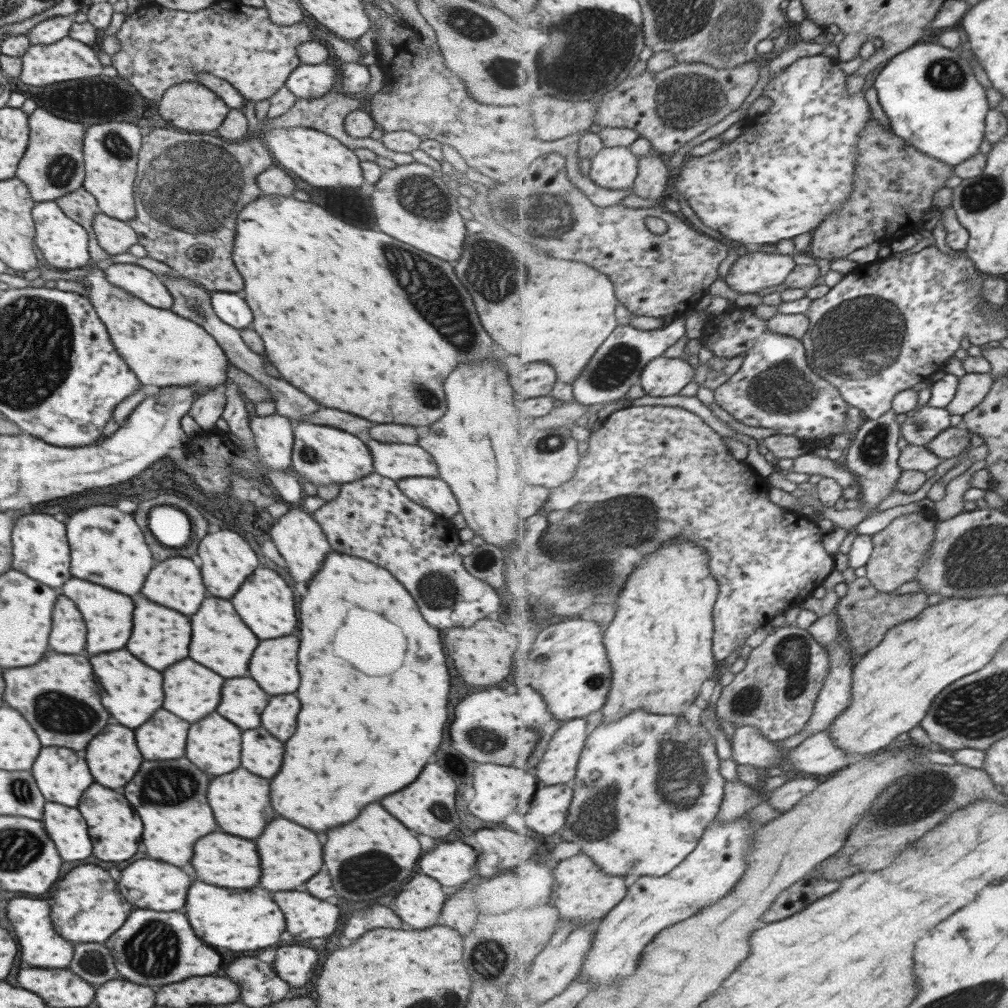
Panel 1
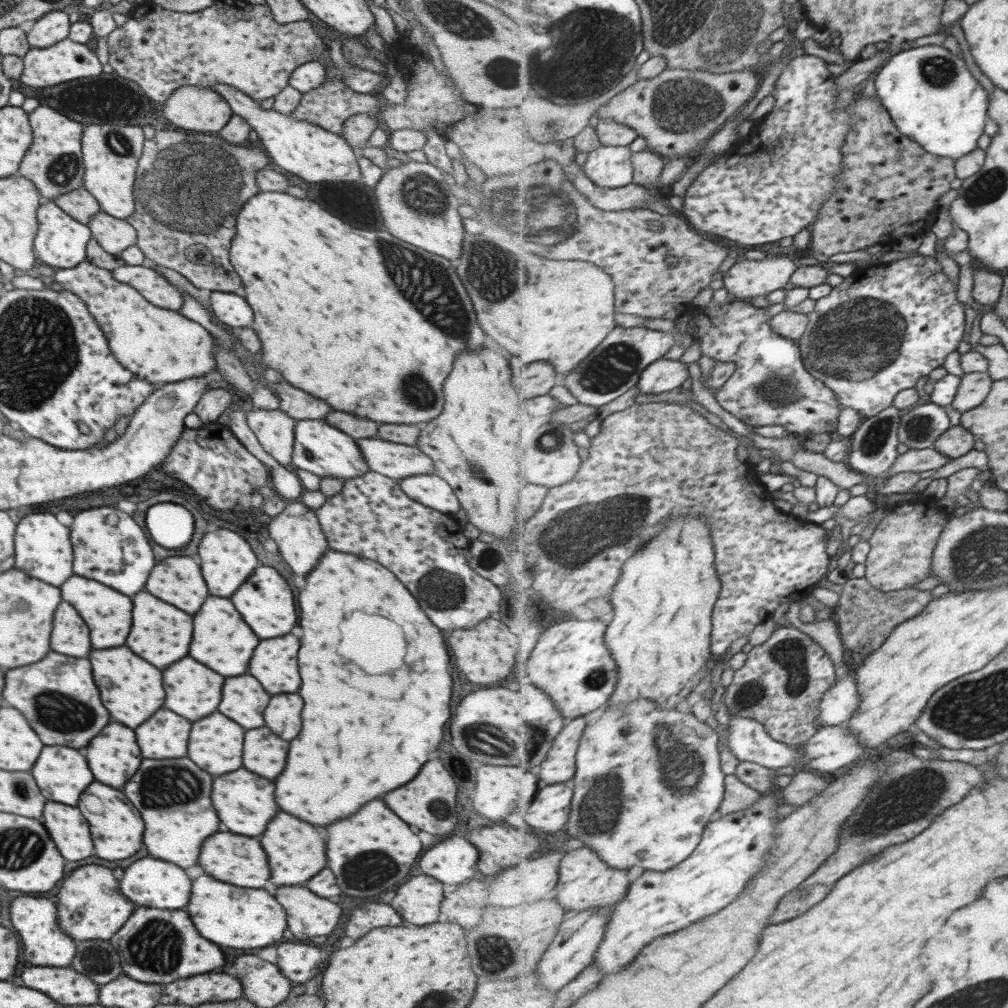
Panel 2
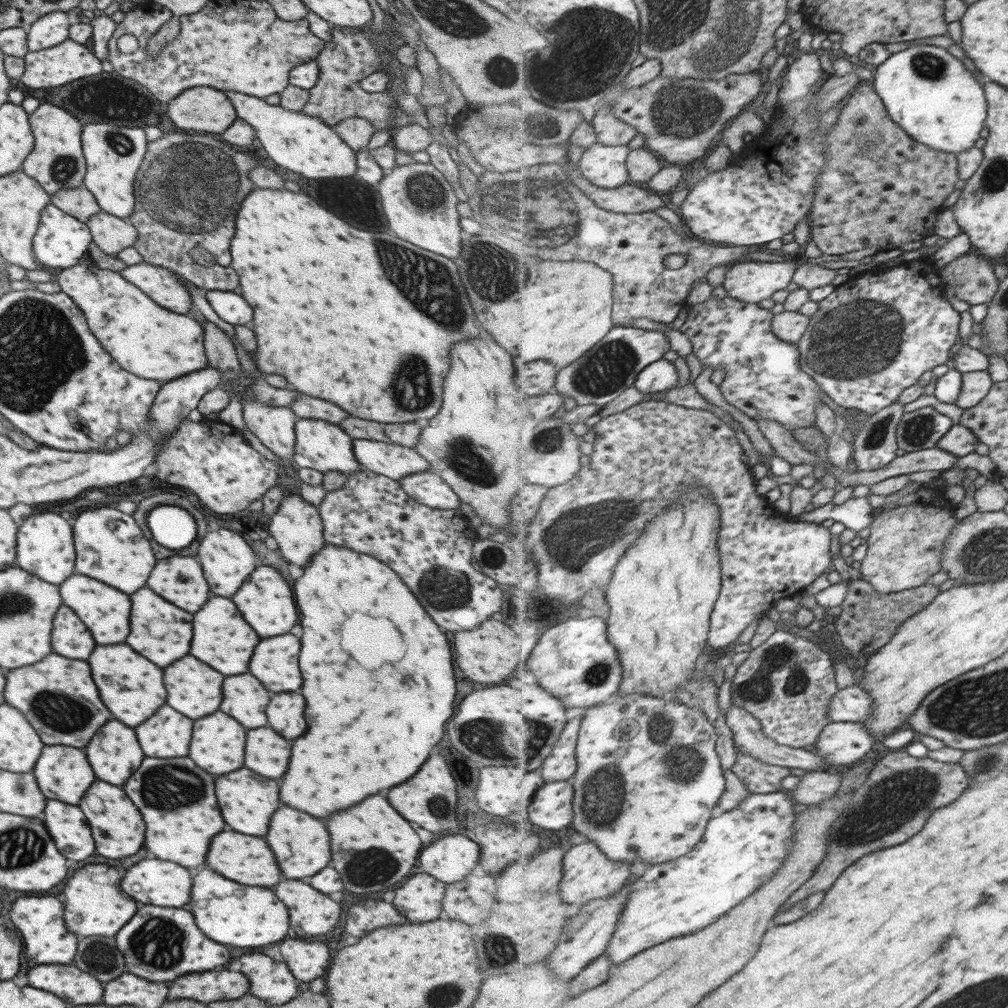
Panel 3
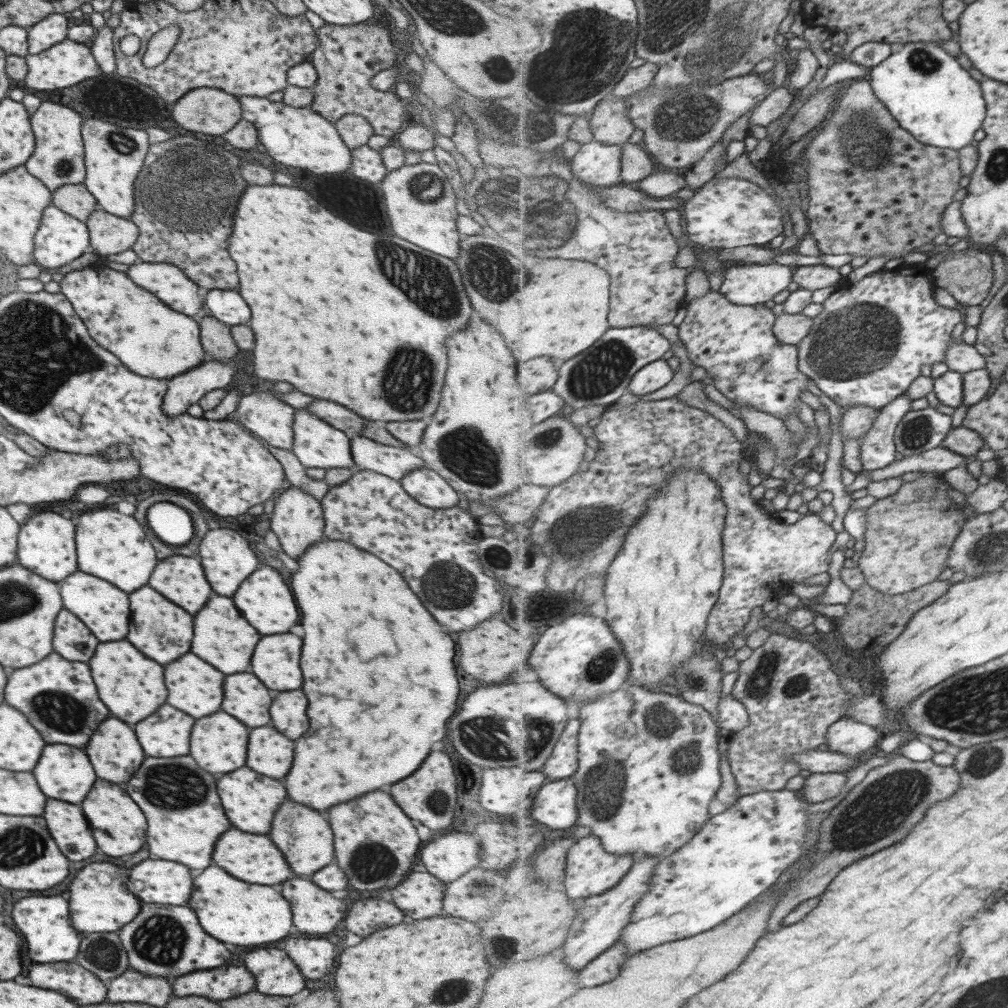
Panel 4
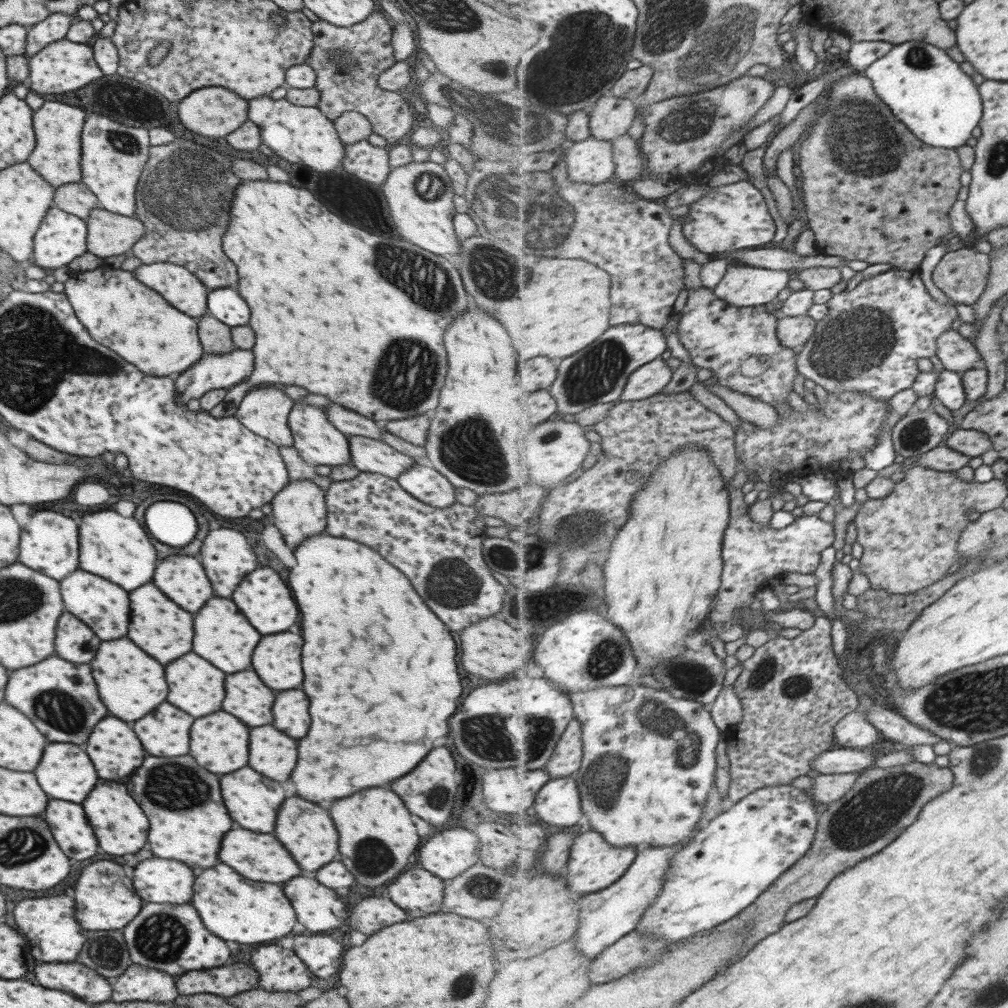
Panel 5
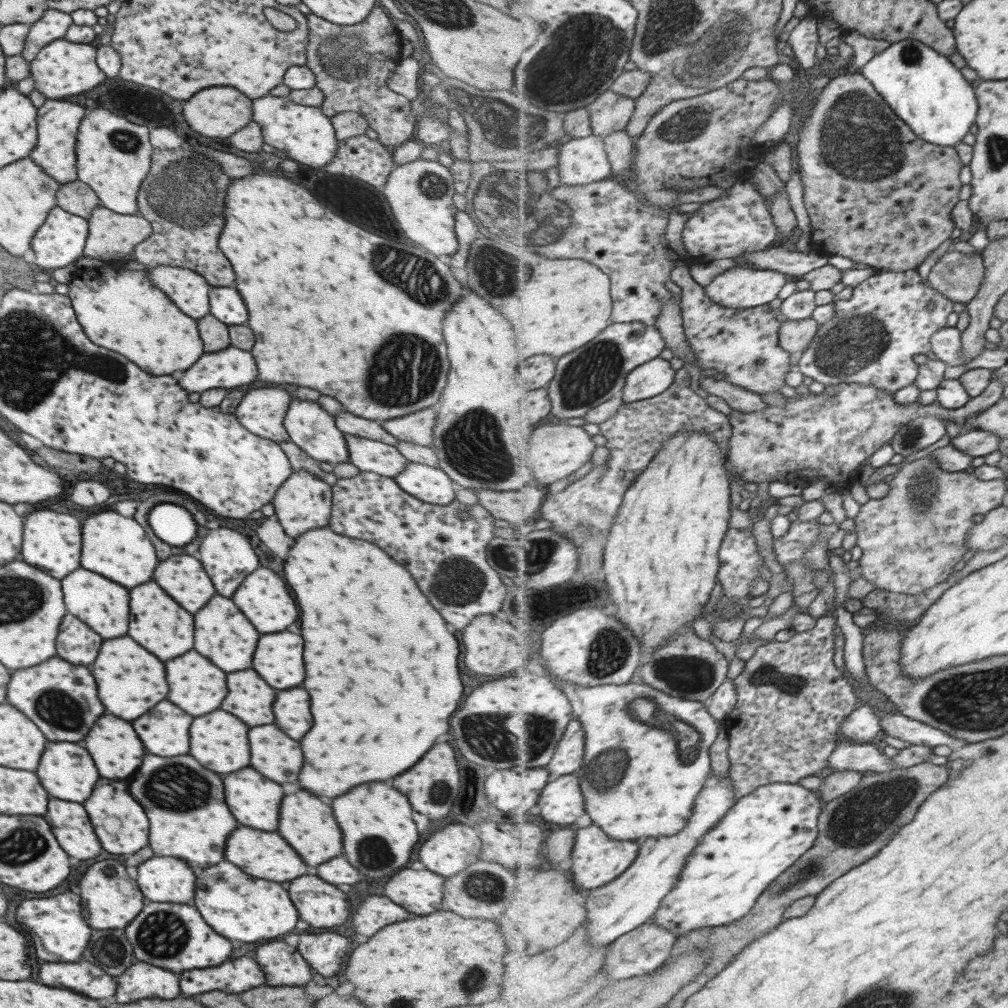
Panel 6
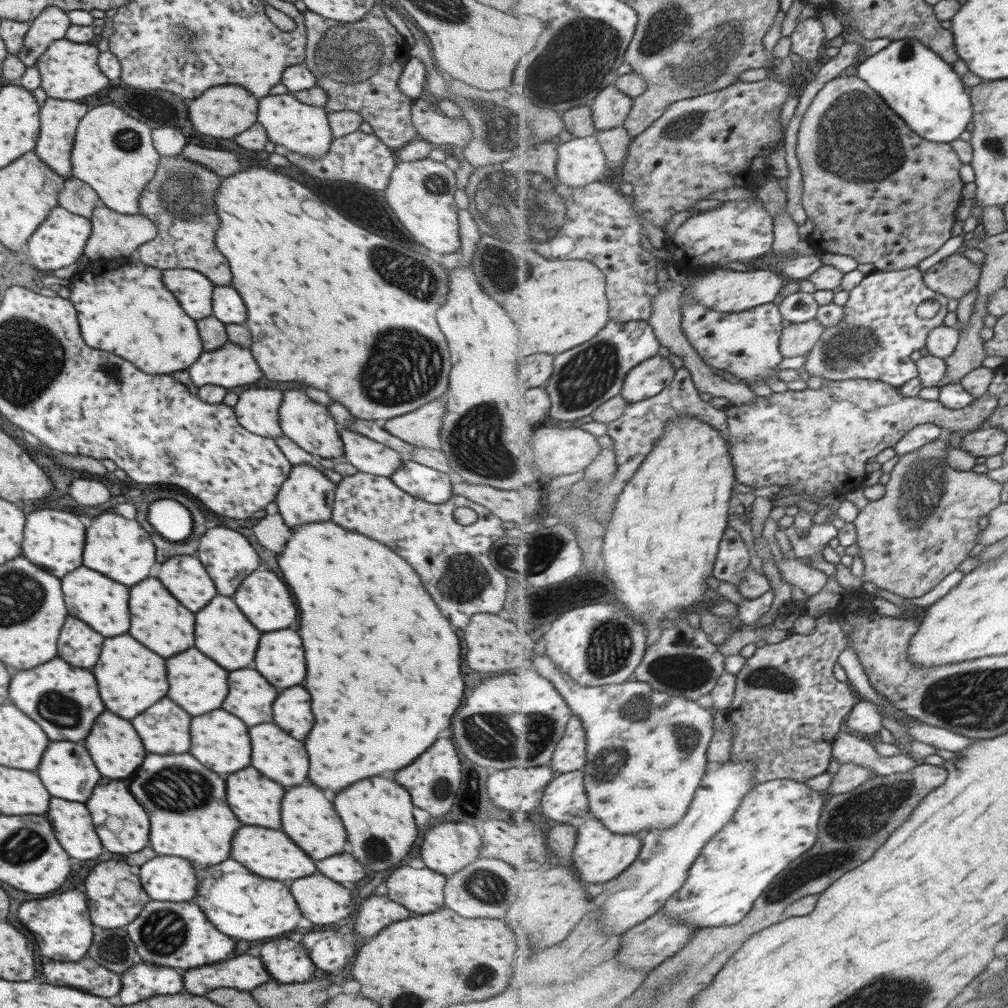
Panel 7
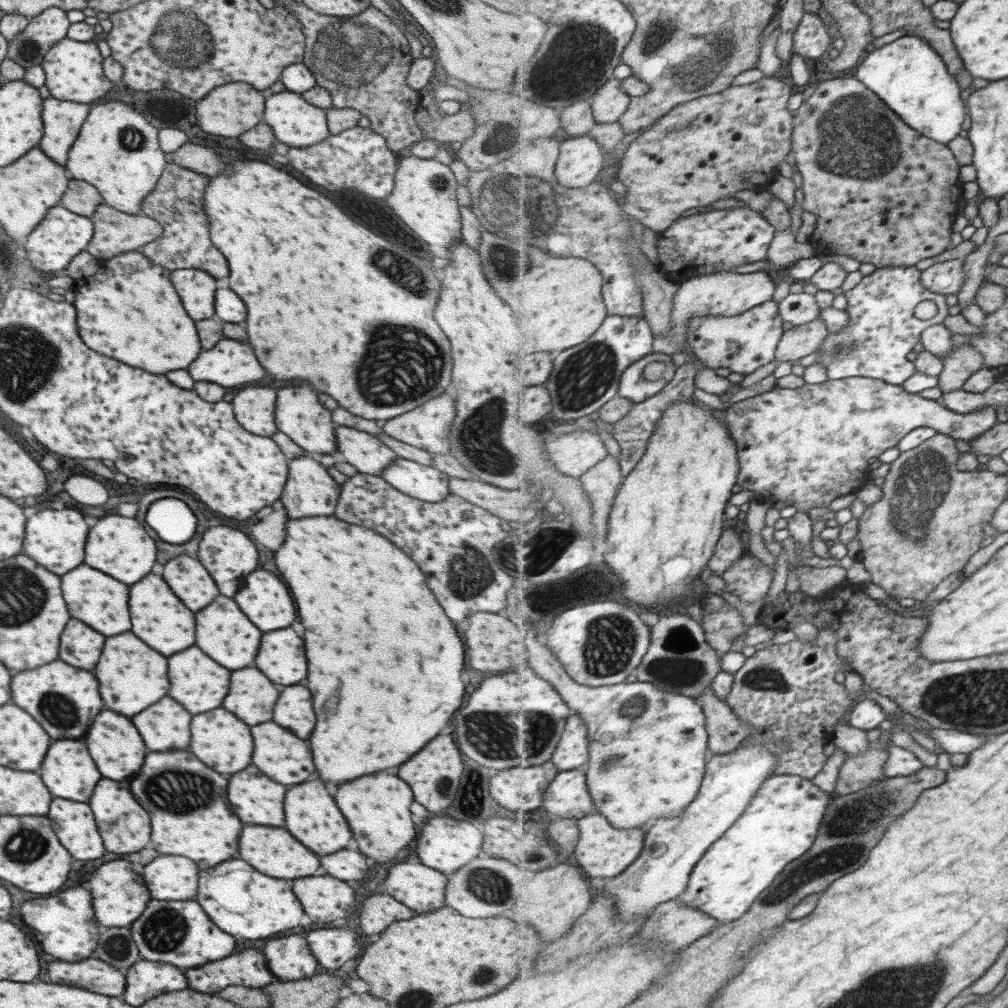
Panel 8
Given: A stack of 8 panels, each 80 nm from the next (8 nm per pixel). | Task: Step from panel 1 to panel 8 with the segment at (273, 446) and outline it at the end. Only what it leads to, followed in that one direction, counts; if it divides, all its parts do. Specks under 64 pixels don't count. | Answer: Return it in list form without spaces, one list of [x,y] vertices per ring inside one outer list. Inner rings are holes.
[[[249,386],[235,392],[230,405],[235,420],[251,434],[271,437],[278,430],[274,423],[276,390]]]

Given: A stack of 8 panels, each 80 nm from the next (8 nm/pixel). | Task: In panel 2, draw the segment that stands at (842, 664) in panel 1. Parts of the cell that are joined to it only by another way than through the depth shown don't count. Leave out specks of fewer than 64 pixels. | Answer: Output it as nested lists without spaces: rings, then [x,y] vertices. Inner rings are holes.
[[[850,674],[838,680],[820,702],[820,724],[823,727],[835,726],[852,720],[862,703],[860,689],[855,675]]]

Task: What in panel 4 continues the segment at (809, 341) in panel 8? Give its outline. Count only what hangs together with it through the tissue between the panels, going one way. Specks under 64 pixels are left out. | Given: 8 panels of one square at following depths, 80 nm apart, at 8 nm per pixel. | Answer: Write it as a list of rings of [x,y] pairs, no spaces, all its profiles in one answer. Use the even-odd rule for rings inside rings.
[[[783,312],[776,318],[774,333],[781,342],[799,346],[810,335],[813,325],[814,318],[810,316]]]

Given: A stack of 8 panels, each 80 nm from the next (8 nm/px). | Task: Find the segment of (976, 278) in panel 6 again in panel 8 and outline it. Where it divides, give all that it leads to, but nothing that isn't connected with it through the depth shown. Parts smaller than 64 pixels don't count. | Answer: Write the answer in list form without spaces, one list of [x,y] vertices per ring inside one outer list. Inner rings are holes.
[[[956,259],[935,263],[922,270],[922,282],[931,292],[957,295],[965,280],[963,262]]]

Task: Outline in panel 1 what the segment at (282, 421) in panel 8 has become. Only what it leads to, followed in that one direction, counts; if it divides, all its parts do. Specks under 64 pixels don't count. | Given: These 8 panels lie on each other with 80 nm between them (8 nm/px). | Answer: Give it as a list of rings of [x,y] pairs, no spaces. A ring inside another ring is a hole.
[[[301,421],[293,425],[292,437],[290,472],[298,478],[299,485],[303,485],[304,480],[309,480],[307,482],[315,486],[341,486],[373,473],[371,456],[365,444],[344,430]]]

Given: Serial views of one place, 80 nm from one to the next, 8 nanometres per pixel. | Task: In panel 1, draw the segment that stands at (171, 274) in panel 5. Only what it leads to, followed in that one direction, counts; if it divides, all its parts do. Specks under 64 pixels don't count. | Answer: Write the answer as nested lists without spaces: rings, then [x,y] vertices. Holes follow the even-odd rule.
[[[113,263],[103,272],[107,282],[149,303],[149,306],[169,309],[173,304],[172,296],[157,274],[141,266]]]

